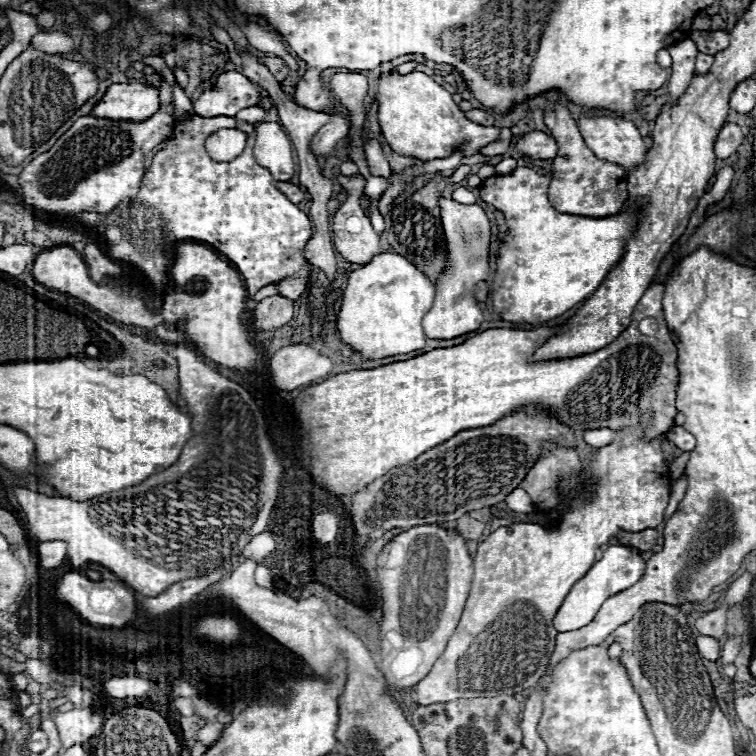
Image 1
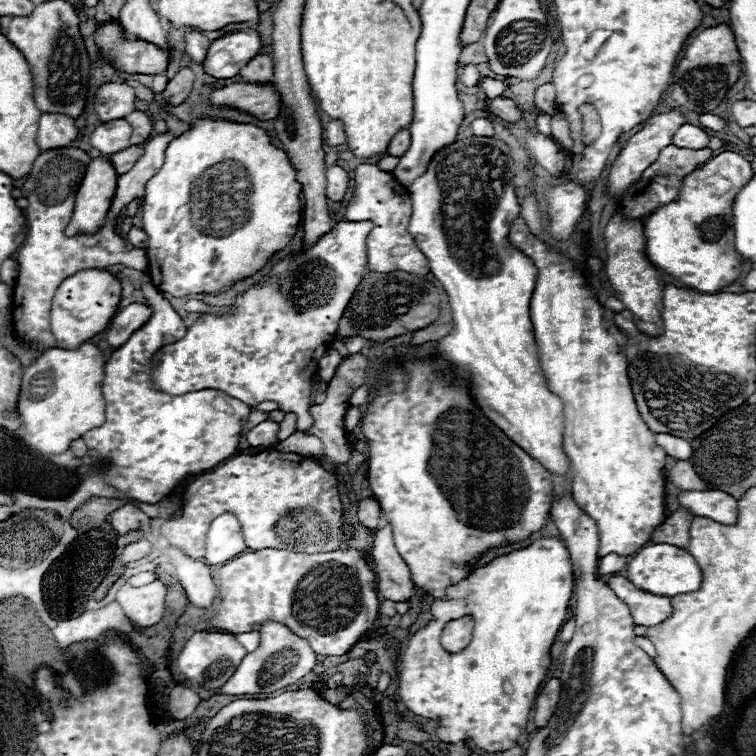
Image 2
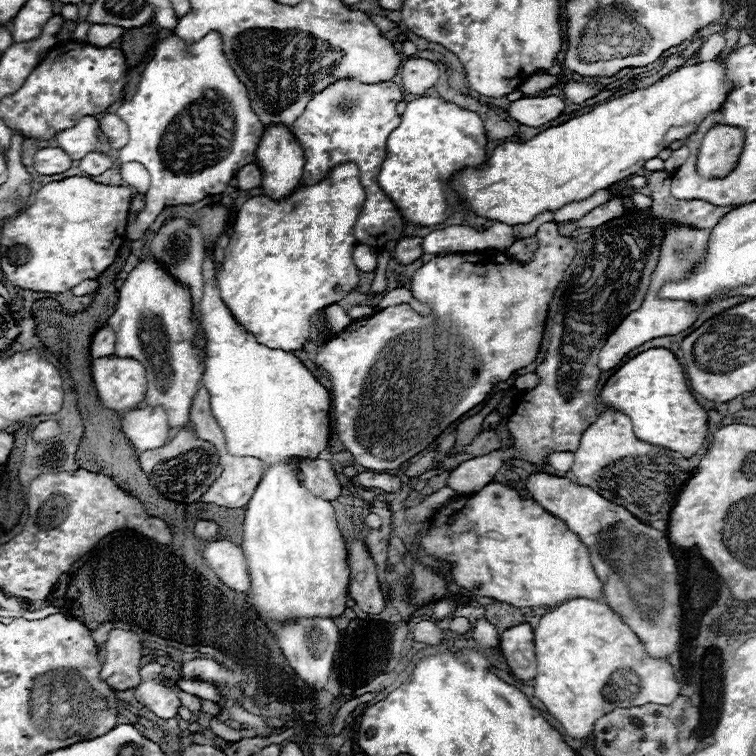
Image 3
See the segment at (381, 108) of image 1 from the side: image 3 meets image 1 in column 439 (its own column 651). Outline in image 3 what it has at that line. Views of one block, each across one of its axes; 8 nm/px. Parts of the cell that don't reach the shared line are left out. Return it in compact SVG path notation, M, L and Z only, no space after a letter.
M726 58L698 62L692 66L680 66L676 72L656 80L650 86L632 90L624 96L598 104L588 114L576 116L560 126L552 126L526 142L504 142L494 148L484 166L464 168L454 174L448 186L460 196L460 206L466 212L474 212L486 220L504 222L510 226L528 224L542 212L554 212L570 202L590 198L598 190L606 190L612 184L636 174L646 160L656 158L674 140L684 140L694 134L700 122L714 110L720 110L732 84L726 80Z

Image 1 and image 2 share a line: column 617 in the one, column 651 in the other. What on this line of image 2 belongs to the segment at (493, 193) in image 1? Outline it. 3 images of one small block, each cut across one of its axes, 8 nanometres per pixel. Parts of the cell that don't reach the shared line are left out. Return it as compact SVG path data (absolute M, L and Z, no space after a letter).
M722 152L700 164L686 176L678 200L660 206L644 220L646 258L682 286L700 292L716 292L740 278L746 260L734 248L732 204L752 176L750 162L736 152Z

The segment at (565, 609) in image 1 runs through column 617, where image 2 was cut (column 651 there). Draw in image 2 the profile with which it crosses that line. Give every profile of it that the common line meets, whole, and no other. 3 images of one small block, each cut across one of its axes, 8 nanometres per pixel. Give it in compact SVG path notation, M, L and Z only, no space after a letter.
M652 544L644 546L628 564L626 578L644 592L656 594L656 596L678 596L686 592L694 592L702 584L702 570L696 564L696 560L682 548L672 544Z

